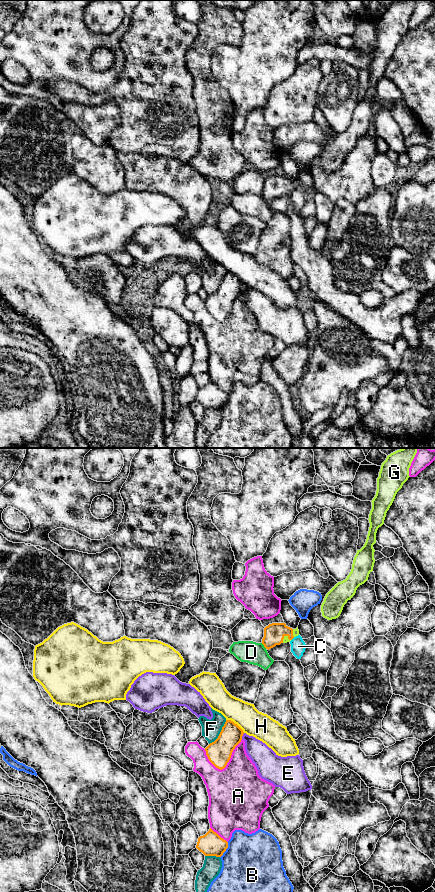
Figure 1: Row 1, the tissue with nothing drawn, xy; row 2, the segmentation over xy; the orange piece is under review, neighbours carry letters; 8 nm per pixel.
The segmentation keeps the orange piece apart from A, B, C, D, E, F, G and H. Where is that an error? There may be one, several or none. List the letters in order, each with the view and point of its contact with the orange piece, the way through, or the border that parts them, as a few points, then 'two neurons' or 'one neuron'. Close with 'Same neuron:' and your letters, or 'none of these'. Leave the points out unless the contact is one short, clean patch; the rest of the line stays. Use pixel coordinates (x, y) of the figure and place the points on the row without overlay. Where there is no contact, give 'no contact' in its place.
A: xy (228, 313) | two neurons
B: xy (225, 402) | two neurons
C: xy (292, 190) | along xy (294, 189), (291, 192) | two neurons
D: xy (264, 198) | two neurons
E: xy (242, 287) | along xy (244, 285), (241, 291) | two neurons
F: xy (220, 285) | two neurons
G: xy (283, 190) | across xy (274, 185), (278, 185), (283, 190), (285, 192) | one neuron
H: xy (234, 275) | along xy (226, 271), (232, 272), (244, 284) | two neurons
Same neuron: G

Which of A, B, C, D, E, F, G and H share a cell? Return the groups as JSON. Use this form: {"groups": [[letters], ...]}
{"groups": [["A"], ["B"], ["C"], ["D"], ["E"], ["F"], ["G"], ["H"]]}

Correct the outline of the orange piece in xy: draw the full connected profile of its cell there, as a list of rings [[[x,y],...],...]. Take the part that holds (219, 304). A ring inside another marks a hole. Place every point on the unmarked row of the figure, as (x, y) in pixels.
[[[226,272],[218,290],[206,300],[209,313],[222,322],[229,314],[235,299],[241,294],[243,282],[231,272]]]

